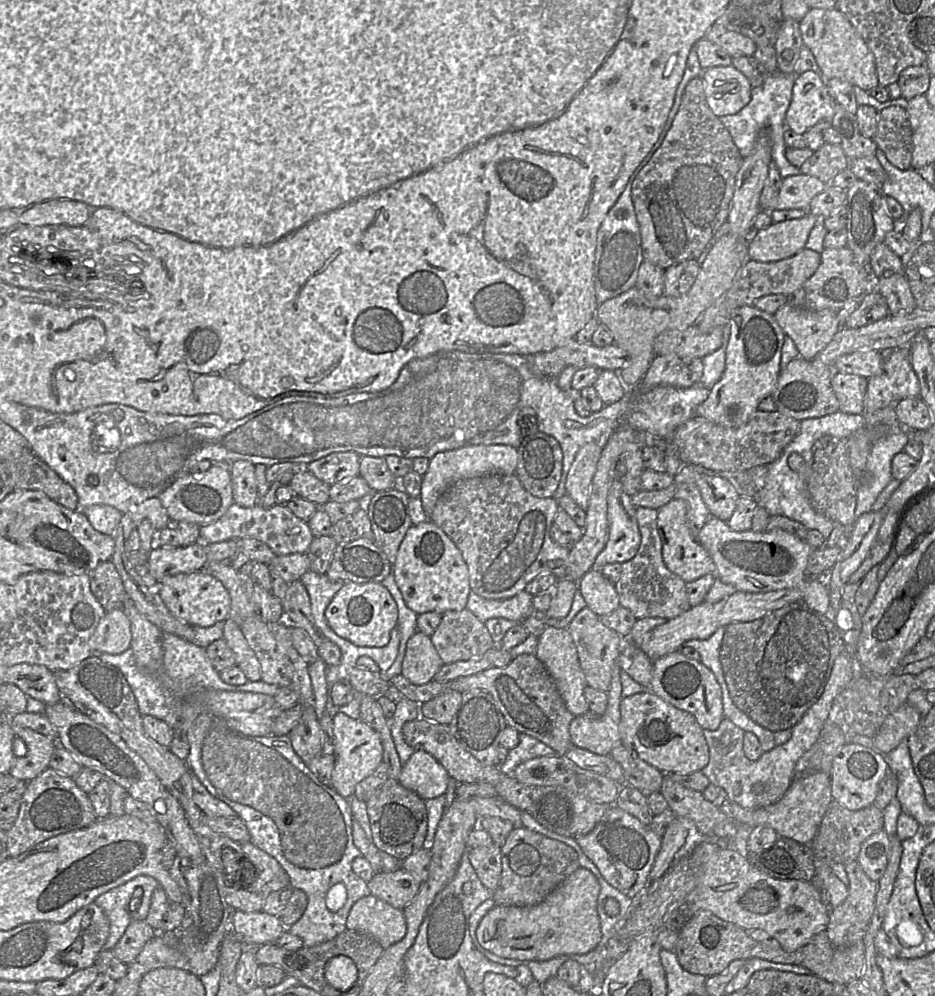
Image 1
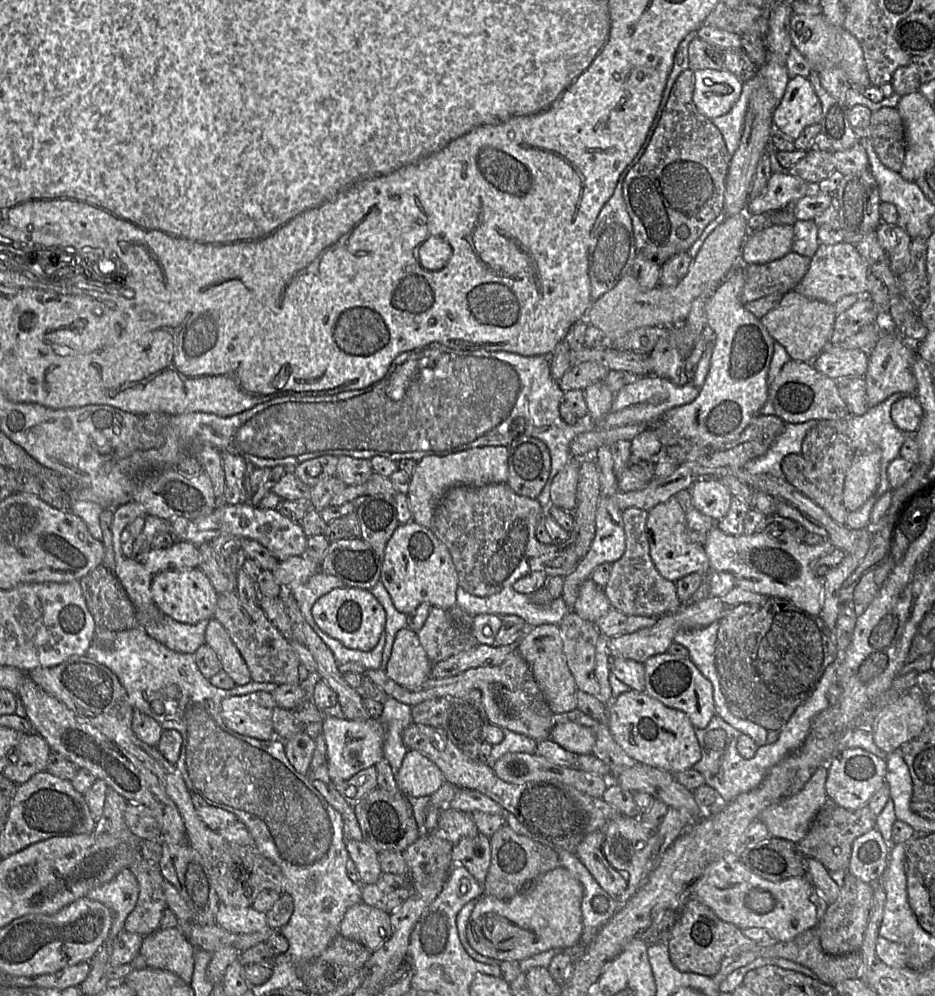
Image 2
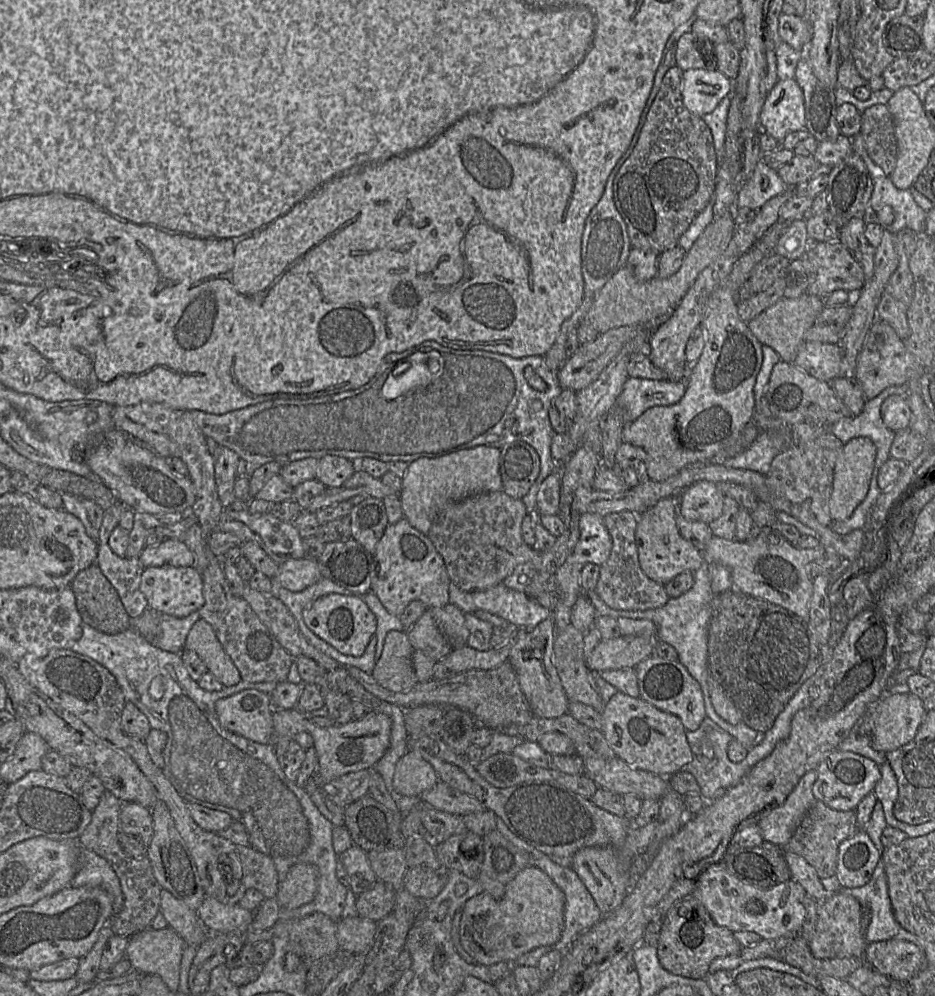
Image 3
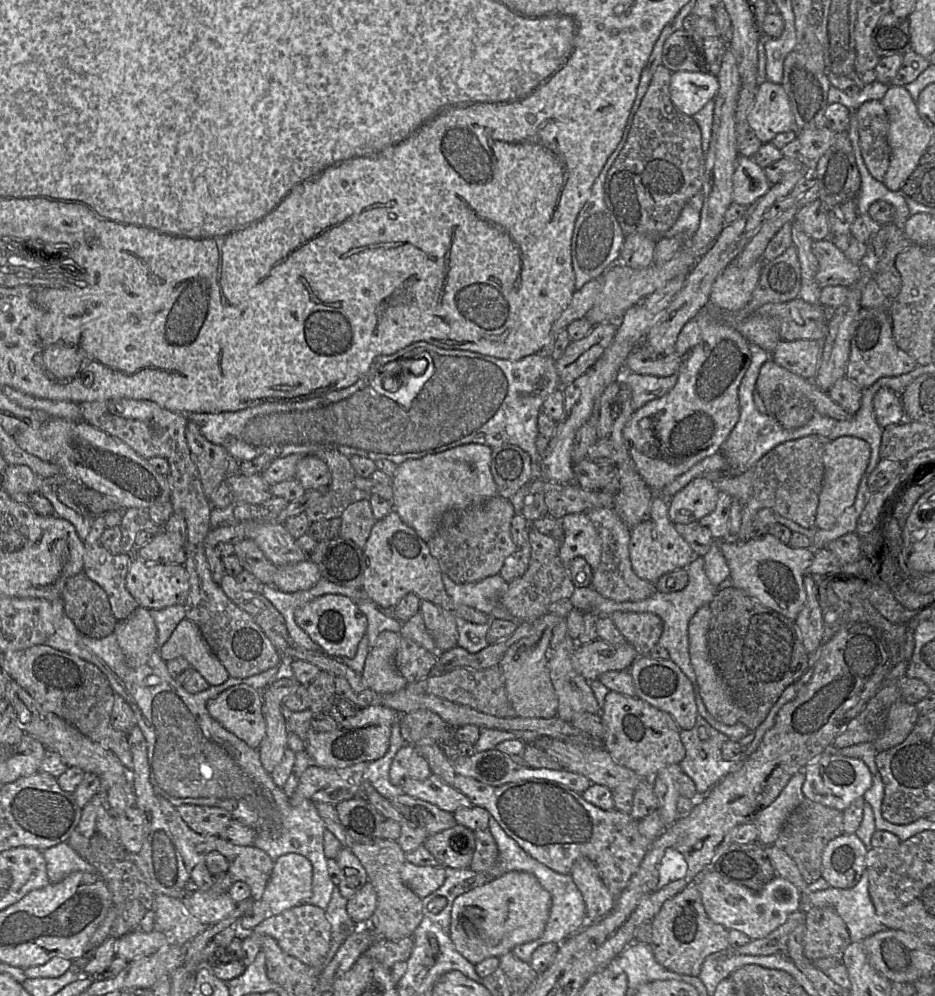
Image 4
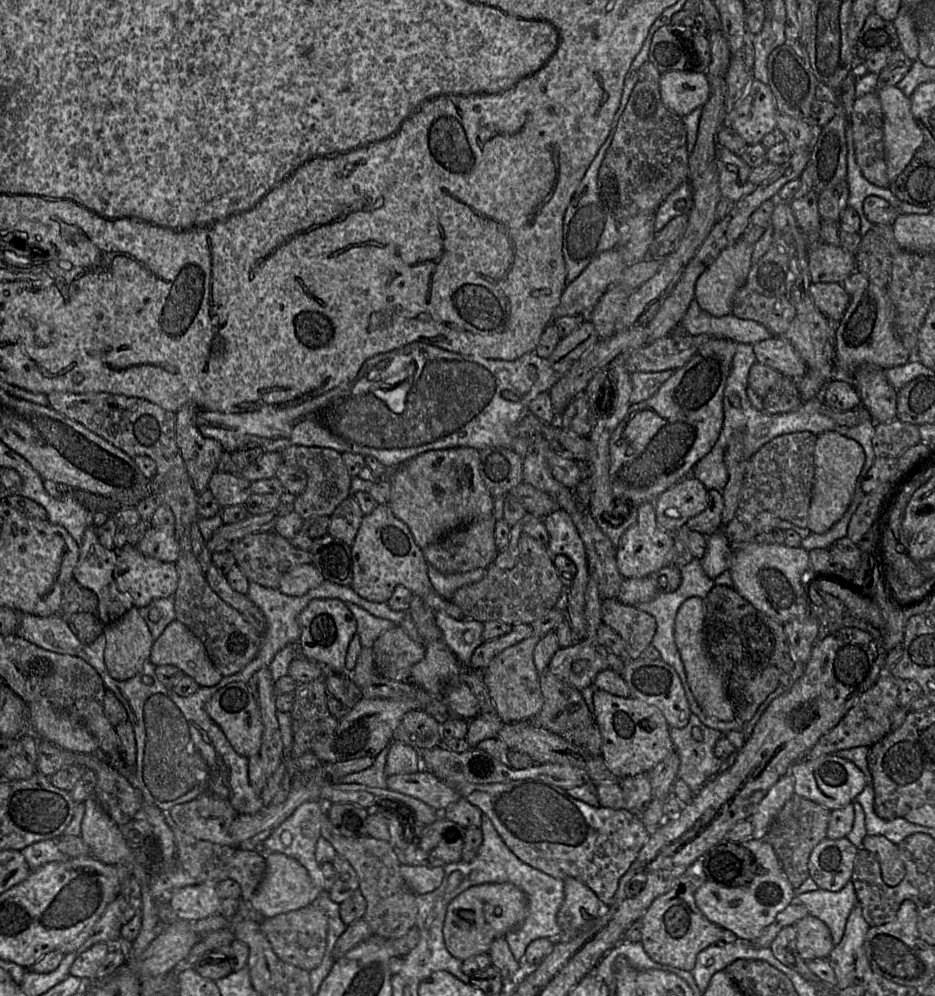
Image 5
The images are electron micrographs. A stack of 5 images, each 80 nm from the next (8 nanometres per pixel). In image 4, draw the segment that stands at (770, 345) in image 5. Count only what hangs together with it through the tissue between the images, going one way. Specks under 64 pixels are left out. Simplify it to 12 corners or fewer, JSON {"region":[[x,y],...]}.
{"region":[[781,340],[771,360],[812,380],[823,344]]}

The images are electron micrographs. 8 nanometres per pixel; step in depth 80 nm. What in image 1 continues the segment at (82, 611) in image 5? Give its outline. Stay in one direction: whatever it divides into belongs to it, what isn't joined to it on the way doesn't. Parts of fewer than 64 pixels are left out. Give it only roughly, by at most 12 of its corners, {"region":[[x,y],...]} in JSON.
{"region":[[111,561],[88,573],[106,613],[127,614],[127,594]]}

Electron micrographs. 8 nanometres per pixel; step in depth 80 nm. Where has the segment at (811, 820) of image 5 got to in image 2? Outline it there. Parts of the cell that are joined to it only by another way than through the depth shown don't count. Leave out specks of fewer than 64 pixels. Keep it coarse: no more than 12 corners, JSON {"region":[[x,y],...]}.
{"region":[[828,799],[796,843],[829,873],[846,870],[853,842],[875,829],[867,806]]}

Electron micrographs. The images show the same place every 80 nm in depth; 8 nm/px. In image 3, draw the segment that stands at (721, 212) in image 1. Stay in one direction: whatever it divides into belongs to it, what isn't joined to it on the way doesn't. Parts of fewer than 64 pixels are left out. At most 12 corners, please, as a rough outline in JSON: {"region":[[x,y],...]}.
{"region":[[665,73],[615,166],[631,246],[679,245],[712,205],[718,157]]}

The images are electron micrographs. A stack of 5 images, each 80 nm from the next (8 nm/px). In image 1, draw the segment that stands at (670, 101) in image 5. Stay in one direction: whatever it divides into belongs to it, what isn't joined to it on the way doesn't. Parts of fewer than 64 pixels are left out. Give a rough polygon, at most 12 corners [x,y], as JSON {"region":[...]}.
{"region":[[732,65],[703,69],[706,102],[718,117],[751,100],[750,82]]}

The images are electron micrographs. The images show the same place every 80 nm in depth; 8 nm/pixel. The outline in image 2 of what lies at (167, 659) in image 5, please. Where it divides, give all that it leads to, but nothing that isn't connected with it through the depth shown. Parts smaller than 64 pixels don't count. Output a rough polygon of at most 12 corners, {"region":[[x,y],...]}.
{"region":[[216,619],[207,623],[205,644],[236,686],[252,681],[242,655]]}

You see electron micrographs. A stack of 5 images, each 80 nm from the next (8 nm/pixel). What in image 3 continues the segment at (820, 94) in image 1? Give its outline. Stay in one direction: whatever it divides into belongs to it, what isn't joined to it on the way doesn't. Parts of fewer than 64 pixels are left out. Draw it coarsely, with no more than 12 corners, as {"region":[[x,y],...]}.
{"region":[[794,78],[779,80],[760,113],[777,140],[805,129],[804,95]]}

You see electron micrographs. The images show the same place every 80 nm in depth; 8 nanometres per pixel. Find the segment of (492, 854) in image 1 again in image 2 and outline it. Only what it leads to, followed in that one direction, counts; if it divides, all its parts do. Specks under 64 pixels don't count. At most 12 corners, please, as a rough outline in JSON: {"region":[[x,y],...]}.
{"region":[[479,834],[453,846],[454,866],[482,885],[491,864],[490,838]]}

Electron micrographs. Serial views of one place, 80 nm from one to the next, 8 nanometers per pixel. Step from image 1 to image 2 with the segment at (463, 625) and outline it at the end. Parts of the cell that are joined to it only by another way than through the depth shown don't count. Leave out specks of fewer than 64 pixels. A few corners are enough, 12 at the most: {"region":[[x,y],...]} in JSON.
{"region":[[430,609],[417,635],[433,664],[480,645],[447,610]]}

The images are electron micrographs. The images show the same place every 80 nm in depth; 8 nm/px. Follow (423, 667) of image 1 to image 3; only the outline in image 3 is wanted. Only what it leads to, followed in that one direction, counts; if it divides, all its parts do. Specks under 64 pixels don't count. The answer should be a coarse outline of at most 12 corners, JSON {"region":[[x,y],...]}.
{"region":[[406,631],[388,632],[371,675],[386,689],[419,683]]}

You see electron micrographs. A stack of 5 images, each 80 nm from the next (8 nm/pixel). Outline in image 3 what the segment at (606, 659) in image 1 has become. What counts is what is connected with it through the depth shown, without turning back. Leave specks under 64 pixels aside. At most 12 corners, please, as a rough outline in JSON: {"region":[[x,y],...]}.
{"region":[[556,632],[553,664],[569,703],[602,714],[584,632]]}

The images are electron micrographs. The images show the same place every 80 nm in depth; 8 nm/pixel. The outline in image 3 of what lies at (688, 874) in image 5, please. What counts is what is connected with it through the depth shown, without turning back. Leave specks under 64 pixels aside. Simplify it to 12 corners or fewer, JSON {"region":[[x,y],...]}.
{"region":[[694,895],[665,914],[664,969],[705,979],[742,948]]}

